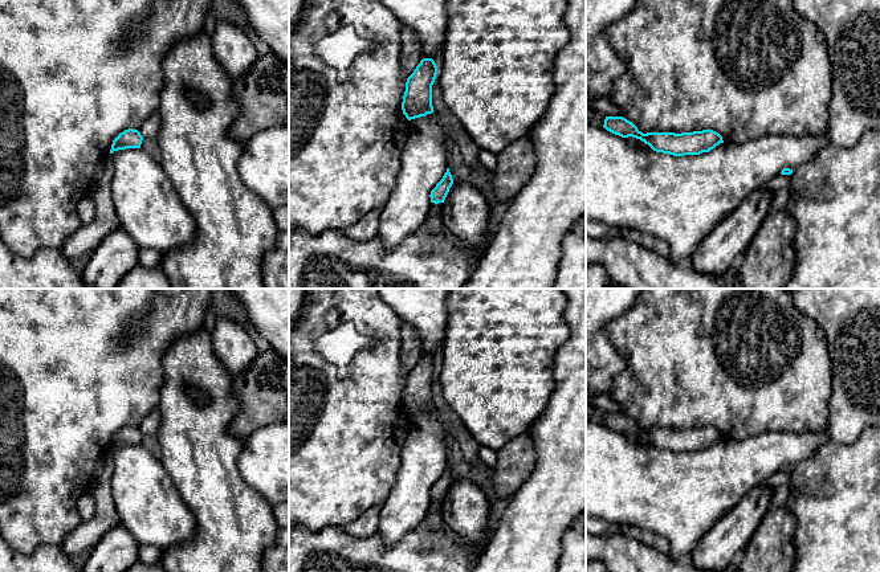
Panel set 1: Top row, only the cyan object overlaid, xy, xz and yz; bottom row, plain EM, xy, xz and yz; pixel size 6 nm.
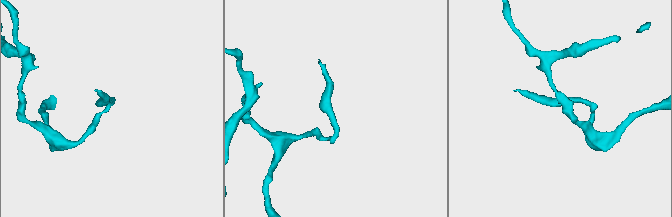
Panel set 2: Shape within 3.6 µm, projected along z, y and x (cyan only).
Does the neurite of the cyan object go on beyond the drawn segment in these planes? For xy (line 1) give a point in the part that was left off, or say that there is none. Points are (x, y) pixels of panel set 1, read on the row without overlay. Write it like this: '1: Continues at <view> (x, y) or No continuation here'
1: No continuation here

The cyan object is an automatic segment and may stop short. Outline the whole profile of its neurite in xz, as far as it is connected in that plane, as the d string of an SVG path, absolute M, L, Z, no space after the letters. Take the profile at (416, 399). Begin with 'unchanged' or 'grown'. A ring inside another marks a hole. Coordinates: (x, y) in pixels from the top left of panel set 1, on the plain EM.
unchanged; M423 355L407 375L402 406L408 417L433 409L432 381L437 363L432 355Z

